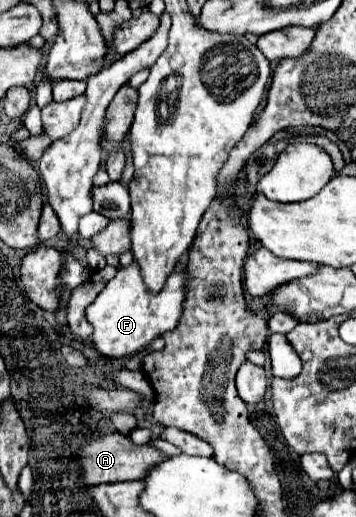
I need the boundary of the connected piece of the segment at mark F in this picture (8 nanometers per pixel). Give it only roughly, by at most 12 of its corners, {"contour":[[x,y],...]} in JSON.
{"contour":[[136,263],[102,289],[86,319],[92,347],[128,359],[182,313],[184,273],[148,295]]}

